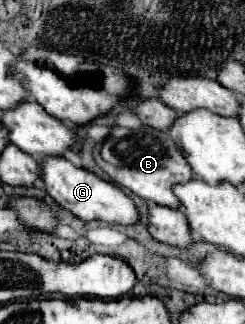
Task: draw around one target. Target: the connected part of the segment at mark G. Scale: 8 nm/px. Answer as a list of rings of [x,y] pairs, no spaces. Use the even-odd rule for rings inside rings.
[[[44,156],[38,160],[38,164],[40,164],[40,176],[42,176],[46,192],[62,208],[70,210],[74,216],[82,220],[104,220],[104,222],[116,222],[116,224],[134,224],[138,220],[138,212],[132,198],[126,196],[116,184],[102,180],[90,170],[76,168],[72,162],[68,162],[62,156]]]

